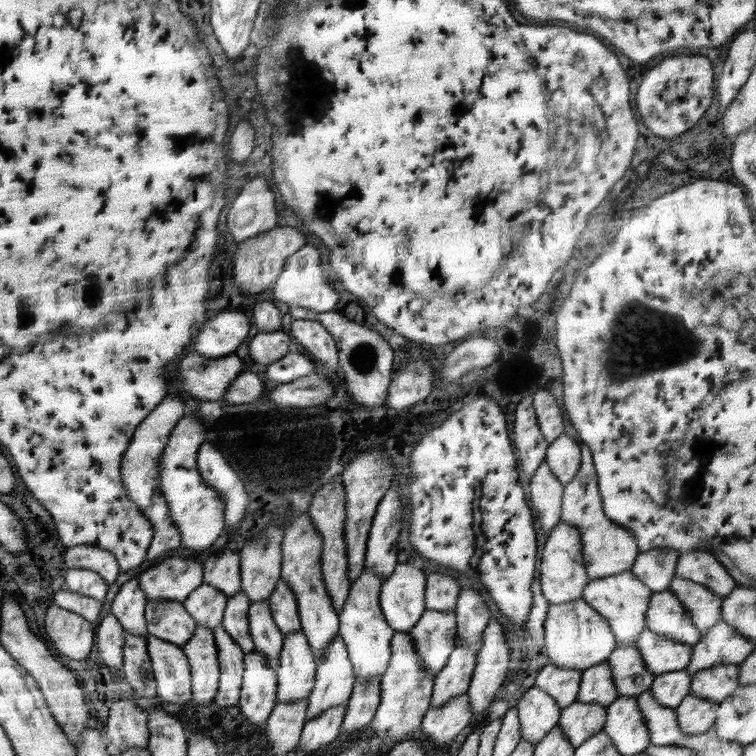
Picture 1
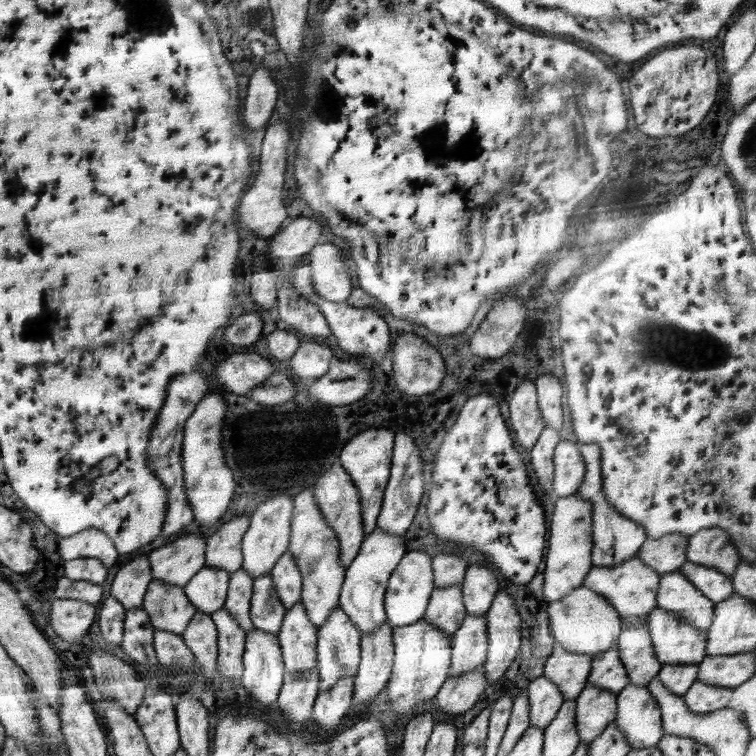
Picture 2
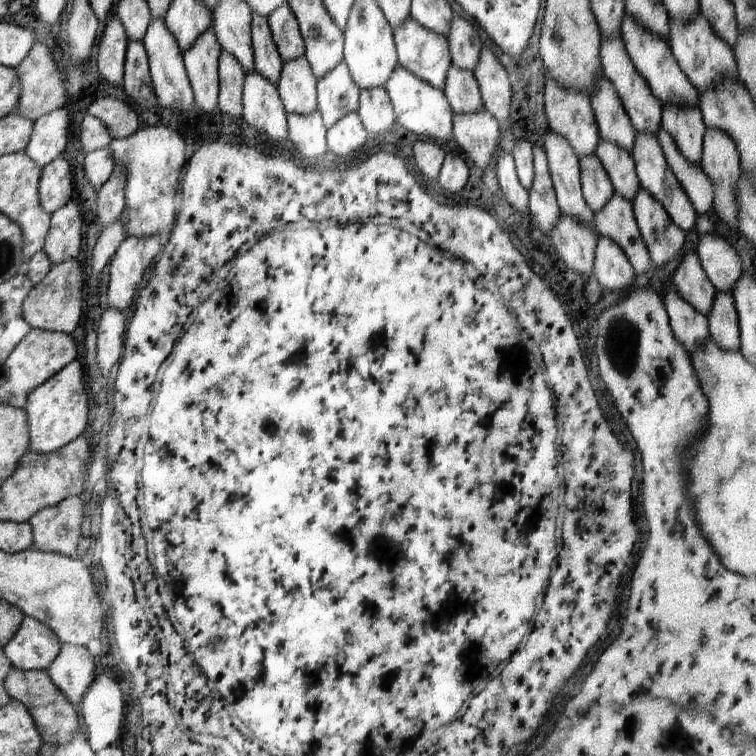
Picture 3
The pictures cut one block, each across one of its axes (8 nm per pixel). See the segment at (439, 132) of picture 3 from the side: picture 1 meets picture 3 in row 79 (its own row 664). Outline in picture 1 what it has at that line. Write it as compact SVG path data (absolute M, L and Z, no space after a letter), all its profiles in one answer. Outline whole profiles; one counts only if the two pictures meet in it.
M396 631L390 646L392 656L386 672L380 678L380 702L369 725L378 738L392 738L400 742L418 730L431 707L434 676L430 676L420 666L420 656L416 654L414 642L410 640L408 632Z

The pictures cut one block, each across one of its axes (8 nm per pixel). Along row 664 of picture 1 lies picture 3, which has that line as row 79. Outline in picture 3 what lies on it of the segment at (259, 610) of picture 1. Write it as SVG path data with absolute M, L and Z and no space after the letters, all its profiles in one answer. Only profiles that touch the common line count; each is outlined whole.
M253 13L251 39L255 71L276 85L281 75L283 60L272 38L267 17Z

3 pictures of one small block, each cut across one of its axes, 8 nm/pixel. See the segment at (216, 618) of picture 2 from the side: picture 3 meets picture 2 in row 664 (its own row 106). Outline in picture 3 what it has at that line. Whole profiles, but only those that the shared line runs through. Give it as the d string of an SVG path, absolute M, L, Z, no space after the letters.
M224 49L219 56L218 70L217 106L224 114L240 118L243 113L243 82L247 74L238 60Z

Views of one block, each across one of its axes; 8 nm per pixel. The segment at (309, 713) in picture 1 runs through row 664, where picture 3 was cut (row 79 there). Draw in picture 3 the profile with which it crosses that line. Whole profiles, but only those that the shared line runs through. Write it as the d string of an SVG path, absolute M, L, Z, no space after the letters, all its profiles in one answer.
M344 59L317 79L317 109L327 130L338 119L357 112L360 94Z

